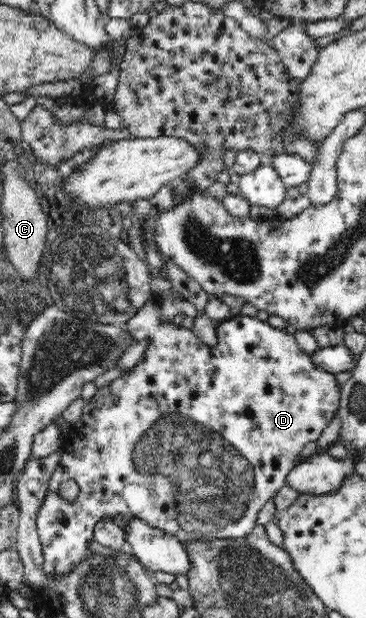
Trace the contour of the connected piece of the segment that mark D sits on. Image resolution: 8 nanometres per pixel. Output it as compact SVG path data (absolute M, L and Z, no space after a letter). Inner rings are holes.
M150 299L141 307L125 324L125 331L136 340L136 342L148 342L148 346L142 353L139 362L129 368L127 373L114 379L104 388L98 388L91 400L83 407L82 414L76 423L70 427L70 432L64 436L63 448L58 467L54 469L52 477L48 481L48 491L36 518L39 541L43 548L43 574L48 581L58 581L66 577L68 573L74 573L78 565L90 556L96 556L90 550L90 543L94 541L95 525L104 517L106 520L115 517L130 517L144 520L146 524L168 533L179 539L186 545L190 541L214 541L214 539L234 539L246 537L253 532L257 524L257 513L269 500L273 499L279 489L286 483L286 476L293 469L299 459L300 451L310 441L317 441L323 429L338 414L341 388L336 382L333 373L316 367L316 364L299 347L294 337L284 329L270 326L268 322L258 320L255 316L238 314L229 319L220 321L216 327L216 338L218 343L214 346L204 345L198 340L195 330L178 326L172 320L162 319L158 303ZM74 479L80 487L78 497L70 503L66 499L60 499L58 487L62 481Z

